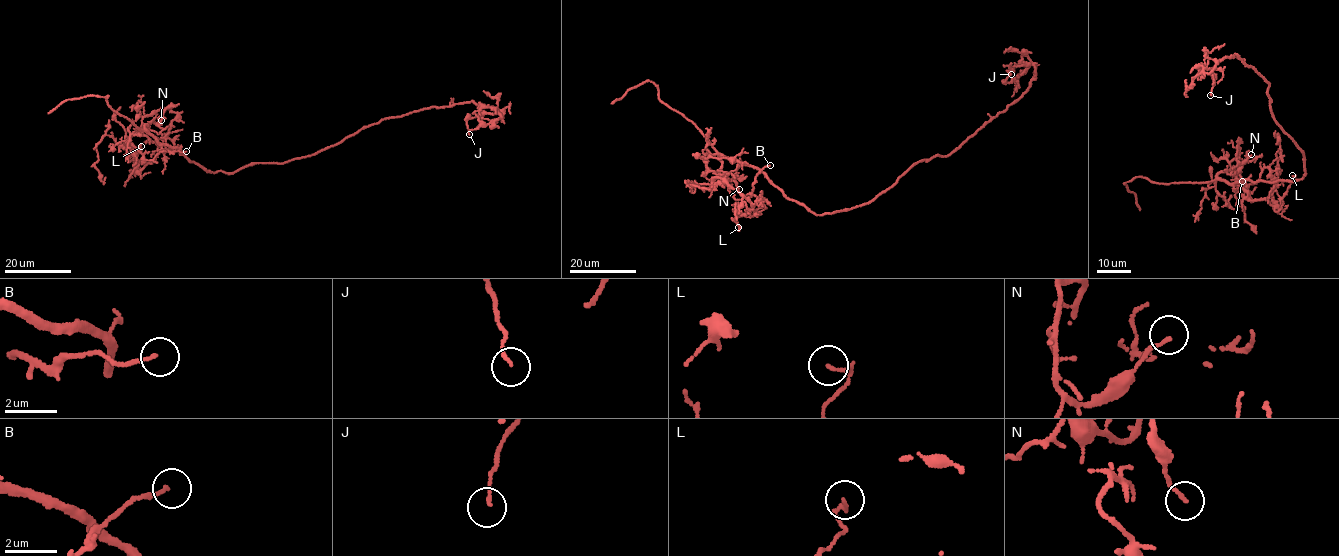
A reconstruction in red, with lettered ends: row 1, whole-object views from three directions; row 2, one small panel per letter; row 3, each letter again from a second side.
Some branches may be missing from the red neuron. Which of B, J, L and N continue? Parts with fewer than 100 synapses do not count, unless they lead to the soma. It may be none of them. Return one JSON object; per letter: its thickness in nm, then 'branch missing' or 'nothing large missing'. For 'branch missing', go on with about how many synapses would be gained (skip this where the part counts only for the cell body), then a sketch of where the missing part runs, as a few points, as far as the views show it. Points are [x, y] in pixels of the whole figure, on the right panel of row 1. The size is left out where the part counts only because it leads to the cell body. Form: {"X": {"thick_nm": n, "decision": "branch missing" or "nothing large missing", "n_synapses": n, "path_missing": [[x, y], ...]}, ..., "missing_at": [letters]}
{"B": {"thick_nm": 130, "decision": "nothing large missing"}, "J": {"thick_nm": 110, "decision": "nothing large missing"}, "L": {"thick_nm": 120, "decision": "nothing large missing"}, "N": {"thick_nm": 130, "decision": "nothing large missing"}, "missing_at": []}

